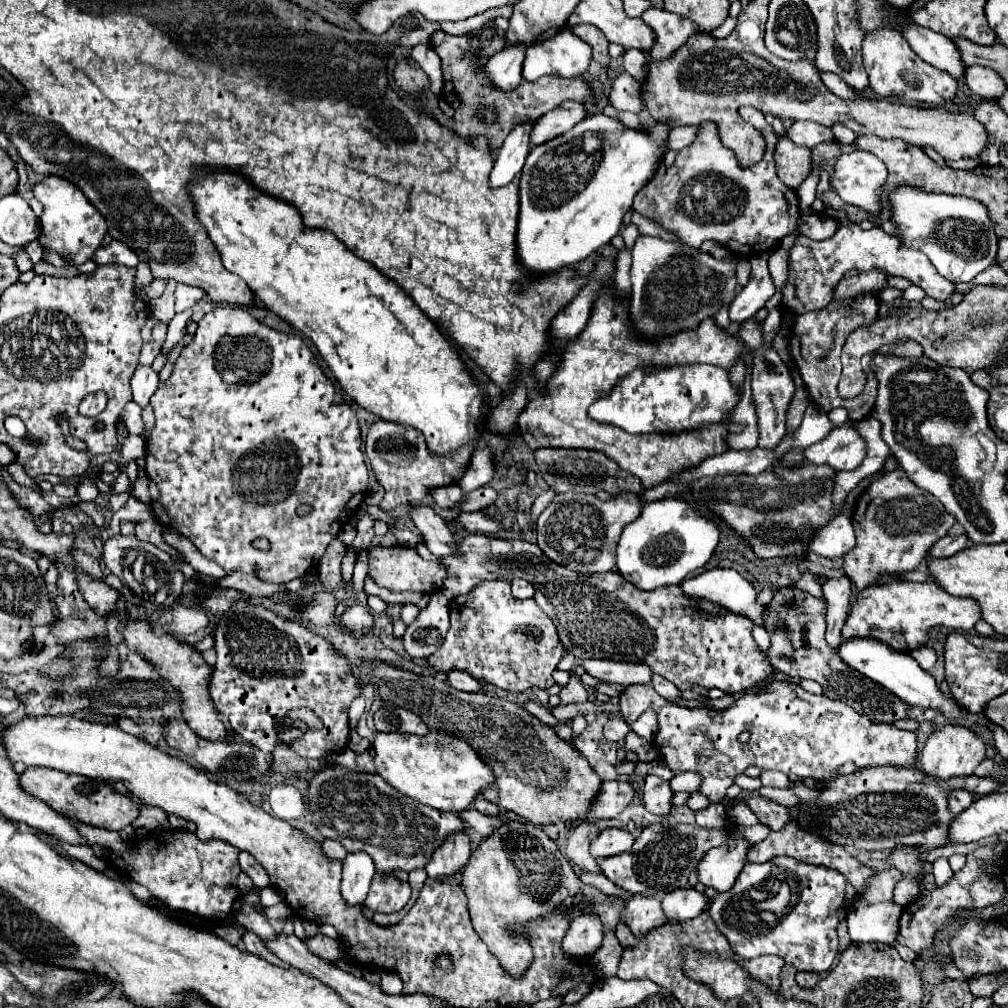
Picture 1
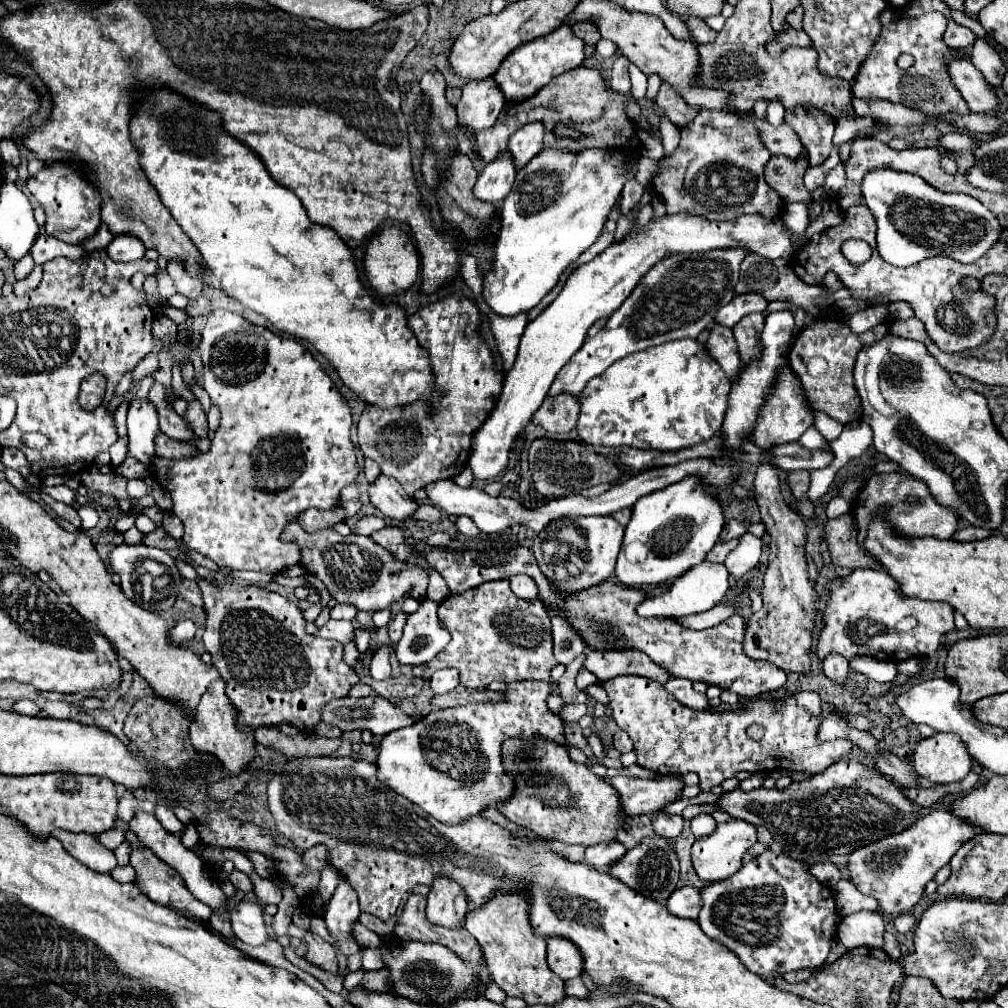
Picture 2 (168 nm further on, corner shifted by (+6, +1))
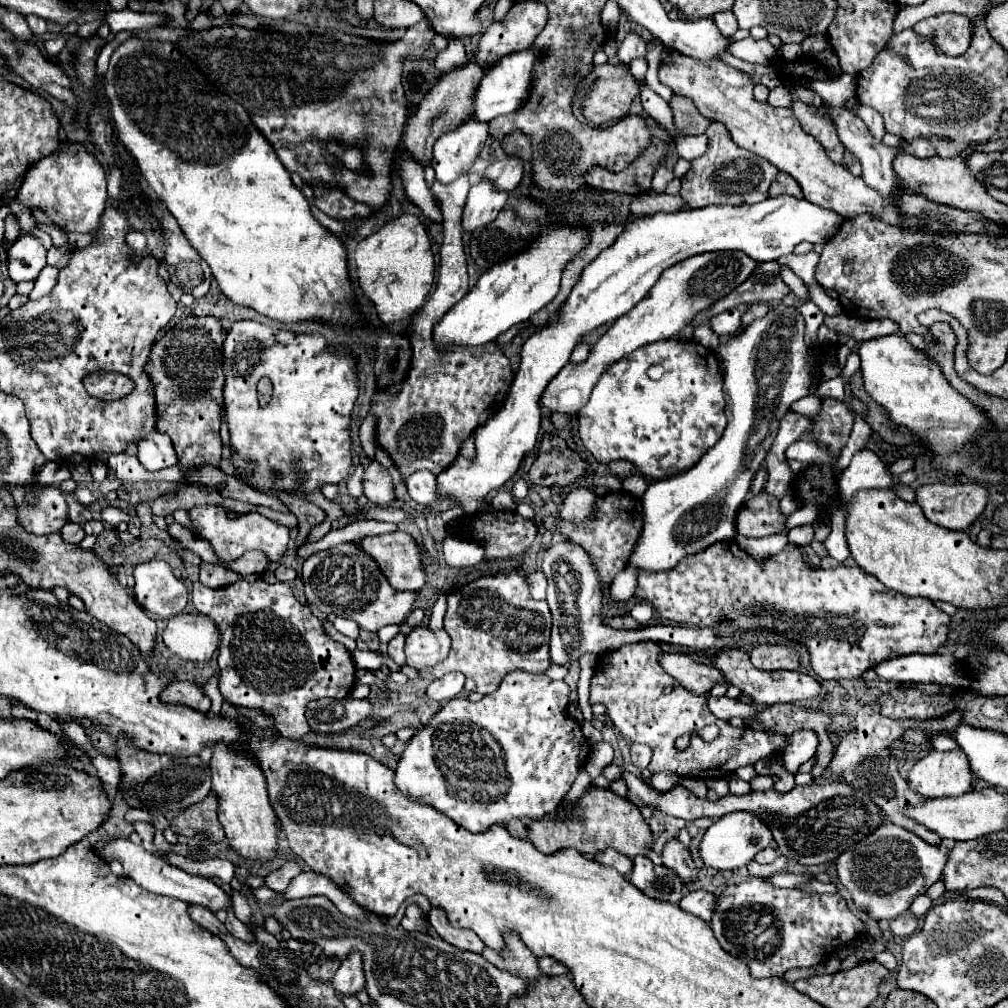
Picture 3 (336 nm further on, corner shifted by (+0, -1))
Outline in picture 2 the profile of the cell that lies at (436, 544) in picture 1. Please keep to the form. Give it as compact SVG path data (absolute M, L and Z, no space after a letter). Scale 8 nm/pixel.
M379 475L369 485L369 501L387 517L397 521L409 521L409 515L415 513L419 507L415 499L411 499L407 493L403 493L403 487L385 475Z

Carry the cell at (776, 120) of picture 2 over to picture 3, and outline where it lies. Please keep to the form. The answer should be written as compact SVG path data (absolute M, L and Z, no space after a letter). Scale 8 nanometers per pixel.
M783 85L773 87L767 101L769 101L771 105L775 105L775 107L791 107L791 105L793 105L793 97L791 97L791 93L789 93Z

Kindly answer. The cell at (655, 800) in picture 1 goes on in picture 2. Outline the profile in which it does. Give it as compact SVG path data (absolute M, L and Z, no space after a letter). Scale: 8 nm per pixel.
M663 811L655 813L655 819L653 819L655 835L665 837L667 841L673 843L681 835L681 829L683 829L683 817L681 815L669 815Z

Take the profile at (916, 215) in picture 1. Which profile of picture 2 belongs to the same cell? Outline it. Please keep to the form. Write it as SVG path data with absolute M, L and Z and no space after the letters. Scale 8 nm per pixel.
M871 169L869 173L863 175L861 191L863 191L867 207L871 209L877 221L877 251L883 261L895 267L915 265L921 259L927 259L933 255L955 257L957 261L963 261L963 263L977 261L999 239L1003 231L997 217L981 201L967 197L963 193L939 193L937 189L927 185L927 181L923 181L921 177L915 177L909 173L899 173L891 169Z

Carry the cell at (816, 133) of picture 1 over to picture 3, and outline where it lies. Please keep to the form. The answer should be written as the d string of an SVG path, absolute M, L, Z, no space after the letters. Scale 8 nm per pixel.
M793 103L793 115L801 123L803 131L815 137L823 145L831 161L842 163L845 148L838 139L836 126L829 123L825 115L817 115L809 105L803 105L803 103Z

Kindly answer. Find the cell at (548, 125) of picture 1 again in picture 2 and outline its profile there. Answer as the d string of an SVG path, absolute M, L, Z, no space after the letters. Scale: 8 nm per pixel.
M529 123L529 125L521 127L517 133L513 133L509 137L507 149L513 157L515 169L521 169L543 149L543 125Z

